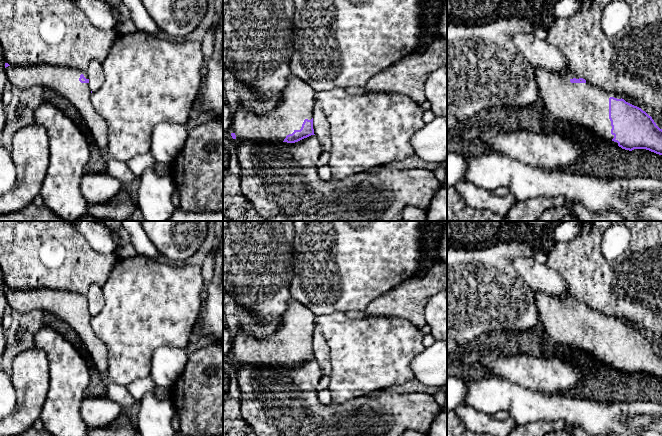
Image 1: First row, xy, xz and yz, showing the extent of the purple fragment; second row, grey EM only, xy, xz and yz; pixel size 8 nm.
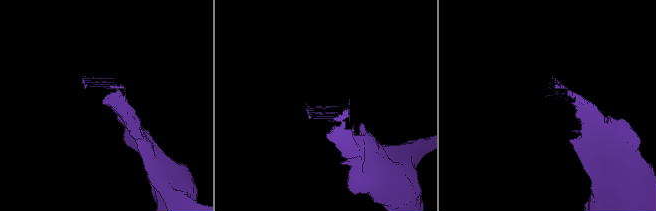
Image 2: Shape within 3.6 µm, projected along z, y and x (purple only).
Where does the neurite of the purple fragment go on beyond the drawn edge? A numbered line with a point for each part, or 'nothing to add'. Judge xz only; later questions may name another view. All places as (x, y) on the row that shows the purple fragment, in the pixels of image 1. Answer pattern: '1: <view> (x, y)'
1: xz (296, 102)

